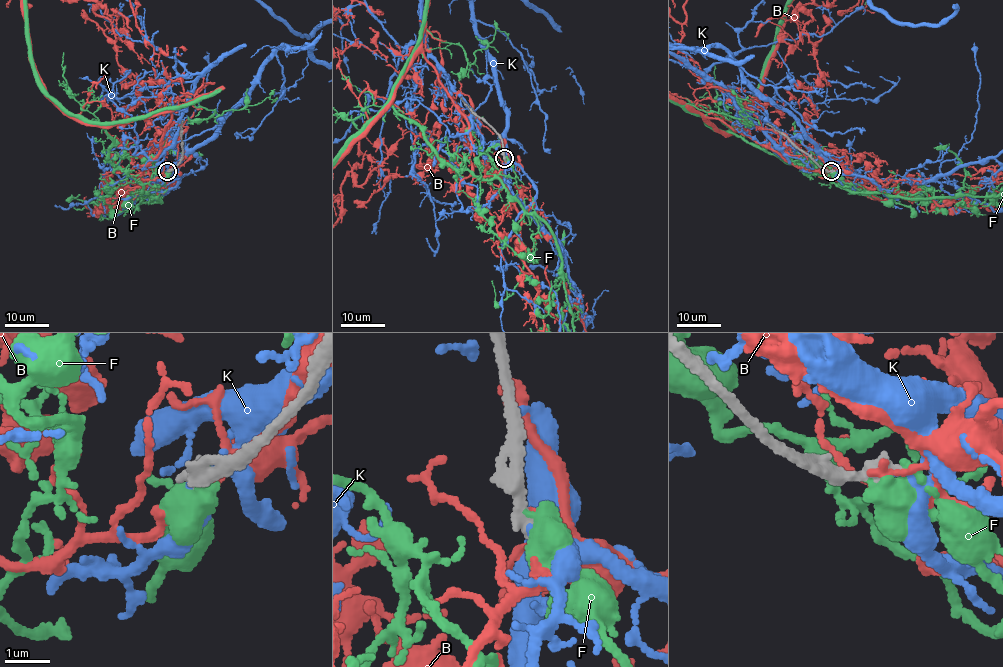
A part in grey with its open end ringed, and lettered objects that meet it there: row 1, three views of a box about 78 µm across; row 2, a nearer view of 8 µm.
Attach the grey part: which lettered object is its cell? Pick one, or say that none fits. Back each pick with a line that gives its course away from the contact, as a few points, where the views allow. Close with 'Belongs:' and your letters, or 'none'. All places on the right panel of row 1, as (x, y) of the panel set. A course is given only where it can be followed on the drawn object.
Belongs: none

